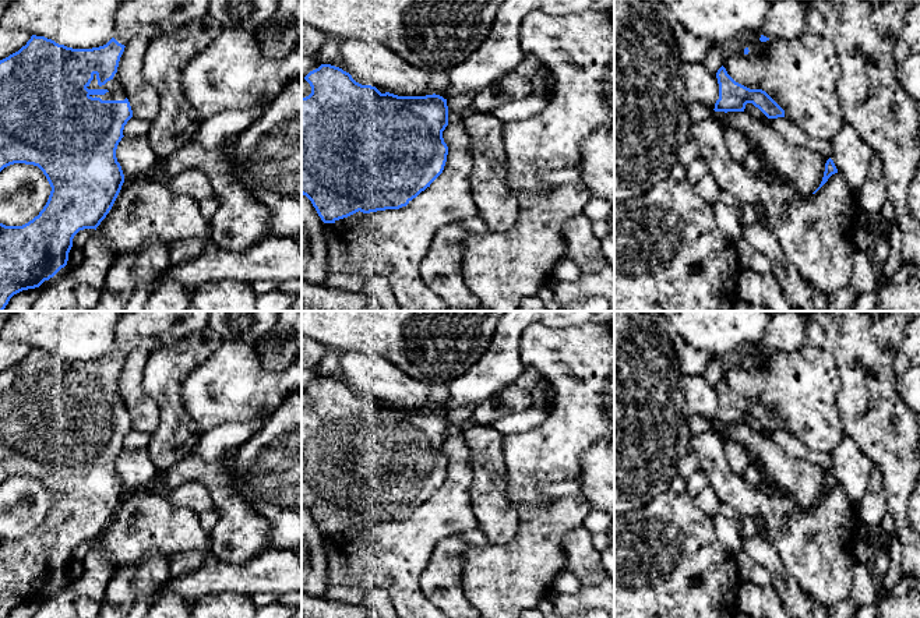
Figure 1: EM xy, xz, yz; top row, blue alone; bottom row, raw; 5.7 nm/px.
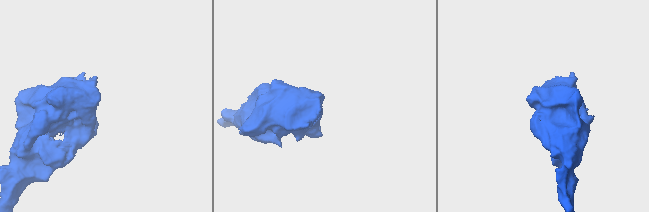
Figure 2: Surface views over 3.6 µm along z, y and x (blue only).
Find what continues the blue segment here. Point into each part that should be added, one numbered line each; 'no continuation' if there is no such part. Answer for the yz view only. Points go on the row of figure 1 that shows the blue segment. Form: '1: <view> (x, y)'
1: yz (786, 20)

